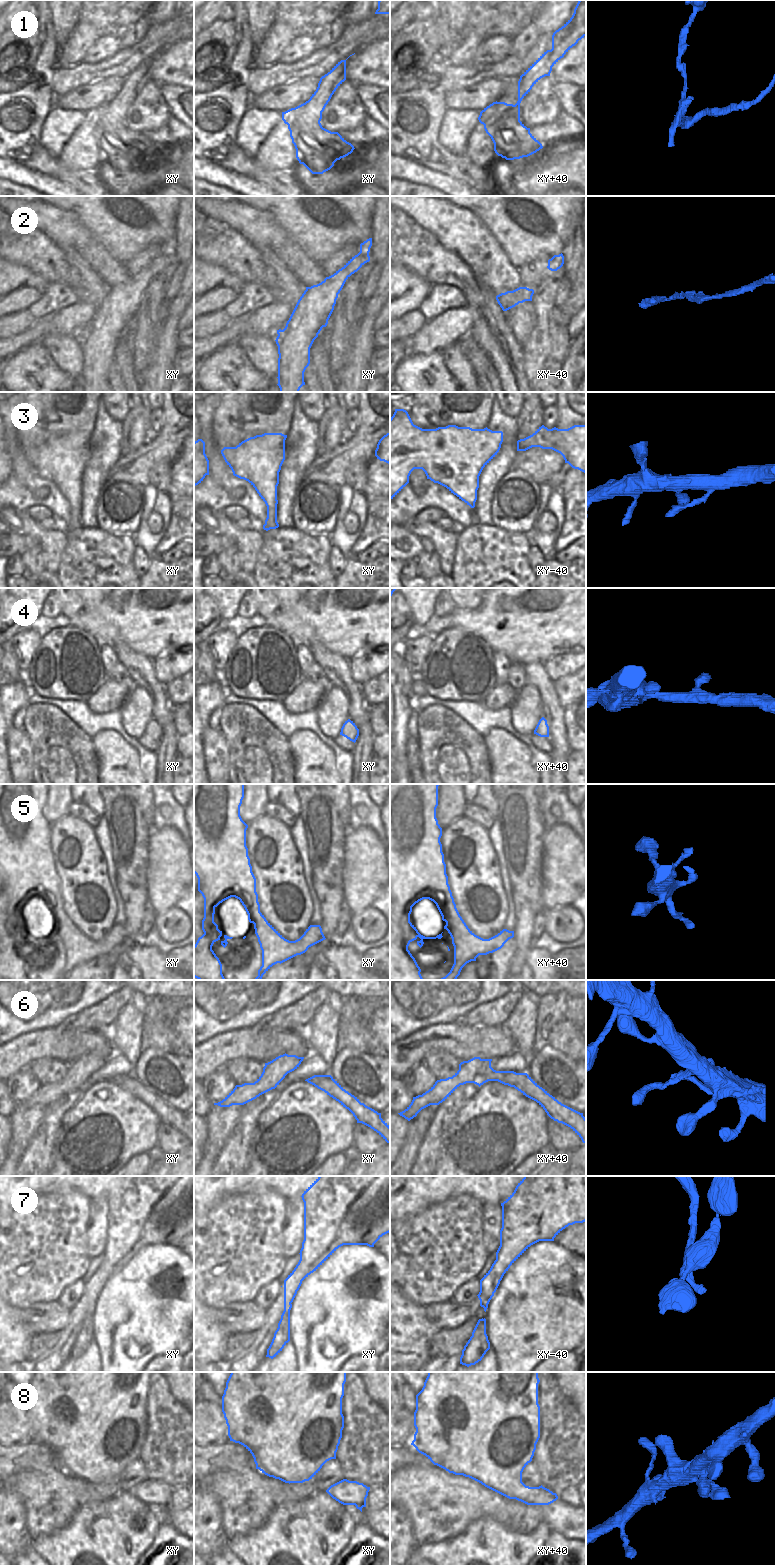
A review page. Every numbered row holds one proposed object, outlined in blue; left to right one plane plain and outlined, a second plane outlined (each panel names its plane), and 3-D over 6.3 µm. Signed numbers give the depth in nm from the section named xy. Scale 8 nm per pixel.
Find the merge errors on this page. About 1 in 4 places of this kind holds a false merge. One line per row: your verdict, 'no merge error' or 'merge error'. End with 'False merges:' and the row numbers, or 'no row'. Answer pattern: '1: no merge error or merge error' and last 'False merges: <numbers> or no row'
1: merge error
2: no merge error
3: no merge error
4: no merge error
5: no merge error
6: merge error
7: merge error
8: merge error
False merges: 1, 6, 7, 8

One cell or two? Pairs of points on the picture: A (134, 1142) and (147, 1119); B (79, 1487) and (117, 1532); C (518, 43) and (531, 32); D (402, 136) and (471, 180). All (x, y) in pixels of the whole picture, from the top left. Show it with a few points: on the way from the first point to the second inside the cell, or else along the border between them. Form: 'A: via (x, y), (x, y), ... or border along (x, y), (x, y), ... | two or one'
A: via (134, 1136), (134, 1132), (141, 1125) | one
B: border along (106, 1497), (85, 1503), (73, 1515) | two
C: via (521, 40), (528, 34) | one
D: via (419, 143), (435, 157), (454, 165) | one

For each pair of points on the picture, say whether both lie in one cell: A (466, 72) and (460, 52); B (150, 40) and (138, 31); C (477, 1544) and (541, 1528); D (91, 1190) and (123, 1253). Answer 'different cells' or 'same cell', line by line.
A: different cells
B: different cells
C: same cell
D: different cells

